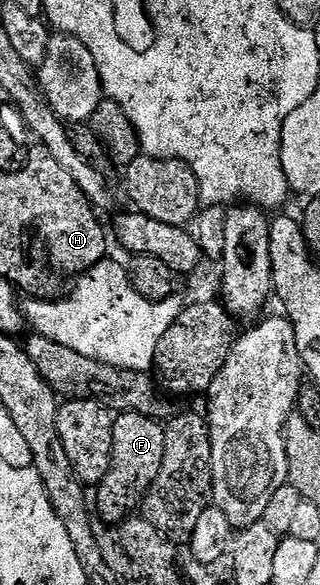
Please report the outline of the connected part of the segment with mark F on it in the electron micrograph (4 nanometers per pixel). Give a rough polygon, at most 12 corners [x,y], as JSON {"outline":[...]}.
{"outline":[[119,413],[96,514],[118,528],[164,464],[166,427]]}

